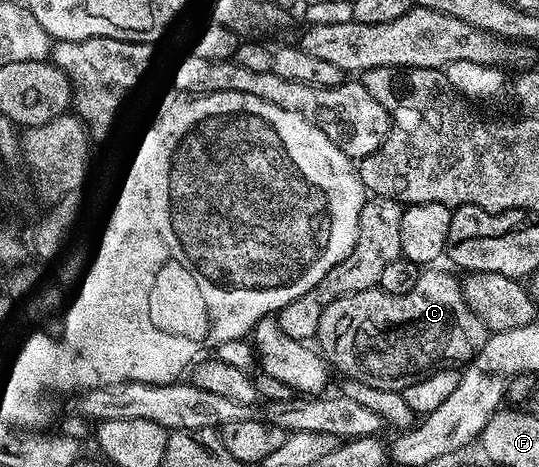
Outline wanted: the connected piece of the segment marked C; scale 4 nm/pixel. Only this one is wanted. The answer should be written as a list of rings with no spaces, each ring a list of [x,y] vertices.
[[[425,270],[420,273],[415,282],[415,286],[411,290],[407,290],[407,294],[387,294],[382,292],[380,287],[371,290],[363,290],[359,294],[351,294],[339,298],[335,302],[331,302],[331,306],[327,306],[327,310],[323,310],[323,318],[319,318],[319,330],[317,331],[315,340],[319,345],[319,352],[332,367],[337,367],[342,372],[342,377],[352,378],[359,381],[360,384],[367,386],[375,386],[379,390],[391,390],[392,392],[403,391],[407,386],[411,386],[415,382],[419,382],[422,374],[428,373],[430,370],[436,370],[442,366],[464,366],[473,359],[475,354],[479,354],[479,350],[485,345],[491,333],[486,328],[478,316],[467,306],[465,296],[461,293],[461,287],[458,281],[453,281],[445,272],[429,272],[433,270]]]

